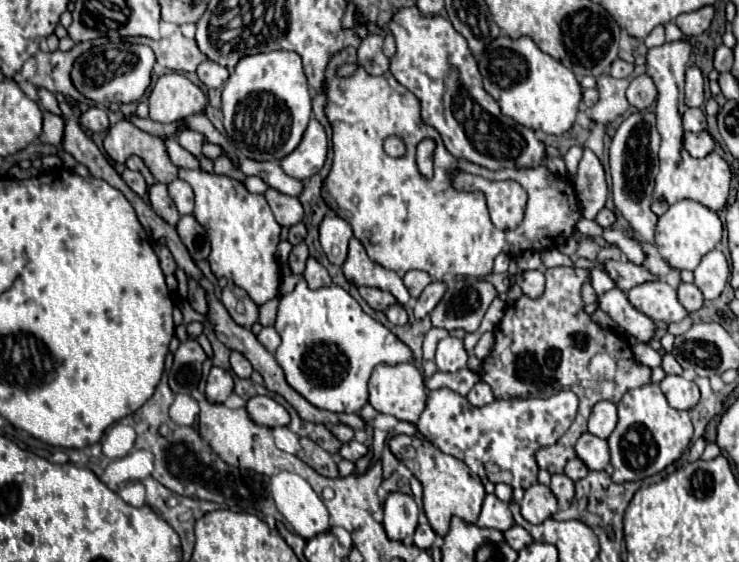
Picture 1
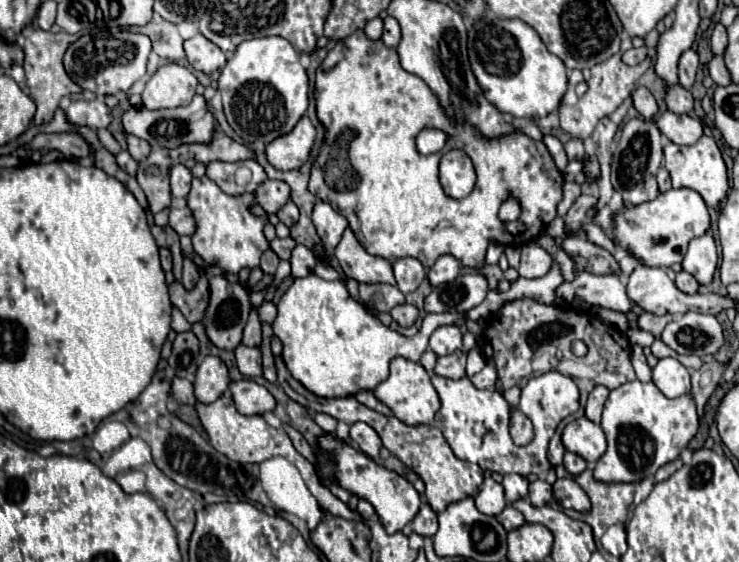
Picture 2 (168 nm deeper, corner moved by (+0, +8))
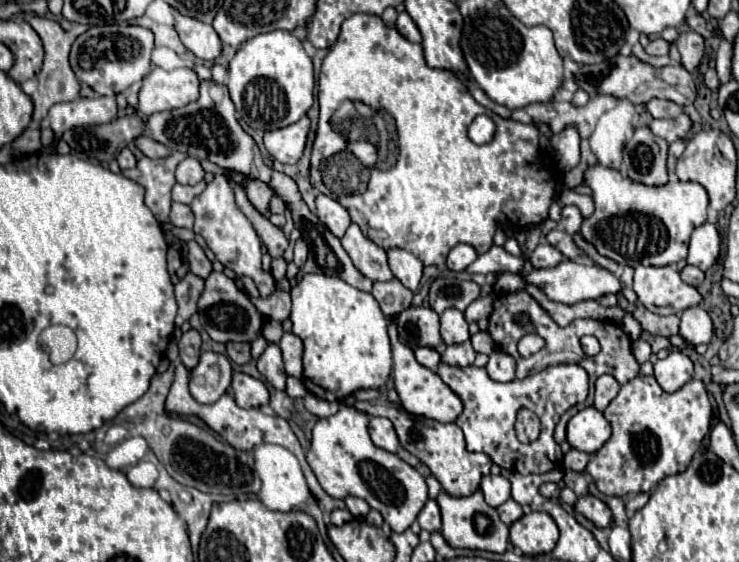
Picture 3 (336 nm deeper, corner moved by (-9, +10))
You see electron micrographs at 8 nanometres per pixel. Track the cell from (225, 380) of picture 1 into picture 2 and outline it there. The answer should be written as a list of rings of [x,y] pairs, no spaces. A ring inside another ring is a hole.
[[[208,355],[196,373],[194,381],[196,399],[200,403],[212,403],[228,389],[228,385],[230,385],[228,367],[218,357]]]

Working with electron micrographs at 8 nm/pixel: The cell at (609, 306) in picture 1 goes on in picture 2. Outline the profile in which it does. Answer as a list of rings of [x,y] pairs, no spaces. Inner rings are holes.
[[[580,271],[574,281],[566,281],[556,291],[558,305],[570,305],[574,295],[582,297],[588,305],[598,305],[604,309],[630,313],[632,301],[626,295],[626,287],[618,275],[592,275],[588,271]]]

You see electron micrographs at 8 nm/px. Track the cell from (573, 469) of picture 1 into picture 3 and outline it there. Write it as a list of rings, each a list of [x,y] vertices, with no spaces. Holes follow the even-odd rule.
[[[569,449],[565,453],[565,459],[563,459],[563,467],[565,469],[571,469],[571,471],[583,471],[585,465],[589,461],[589,455],[583,453],[583,451],[577,451],[577,449]]]

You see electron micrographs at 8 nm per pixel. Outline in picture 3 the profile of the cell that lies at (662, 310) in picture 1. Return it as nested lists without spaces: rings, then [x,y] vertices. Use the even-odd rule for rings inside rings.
[[[639,265],[633,275],[633,291],[653,313],[663,313],[661,309],[681,315],[683,309],[701,303],[701,295],[695,287],[681,281],[675,265],[665,267],[643,267]]]

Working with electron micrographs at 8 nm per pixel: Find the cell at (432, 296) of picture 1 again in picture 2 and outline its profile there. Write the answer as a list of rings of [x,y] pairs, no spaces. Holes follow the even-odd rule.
[[[442,255],[434,267],[428,271],[428,281],[432,287],[438,287],[442,283],[448,283],[448,281],[454,281],[456,275],[460,271],[460,263],[452,257],[452,255]]]

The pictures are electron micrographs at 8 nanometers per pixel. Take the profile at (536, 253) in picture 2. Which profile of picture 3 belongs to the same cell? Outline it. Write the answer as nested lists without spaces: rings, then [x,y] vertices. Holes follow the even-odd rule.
[[[539,243],[537,249],[529,257],[529,261],[535,269],[545,269],[545,267],[557,265],[561,259],[563,259],[563,255],[553,245],[547,245],[547,243]]]

